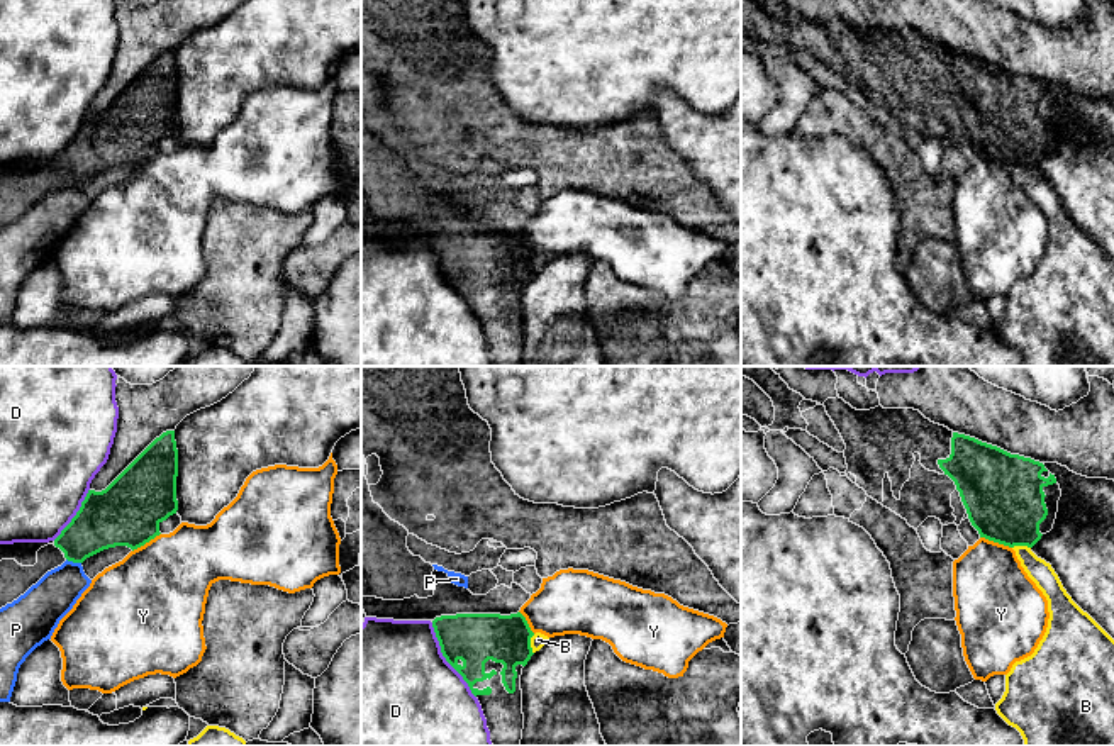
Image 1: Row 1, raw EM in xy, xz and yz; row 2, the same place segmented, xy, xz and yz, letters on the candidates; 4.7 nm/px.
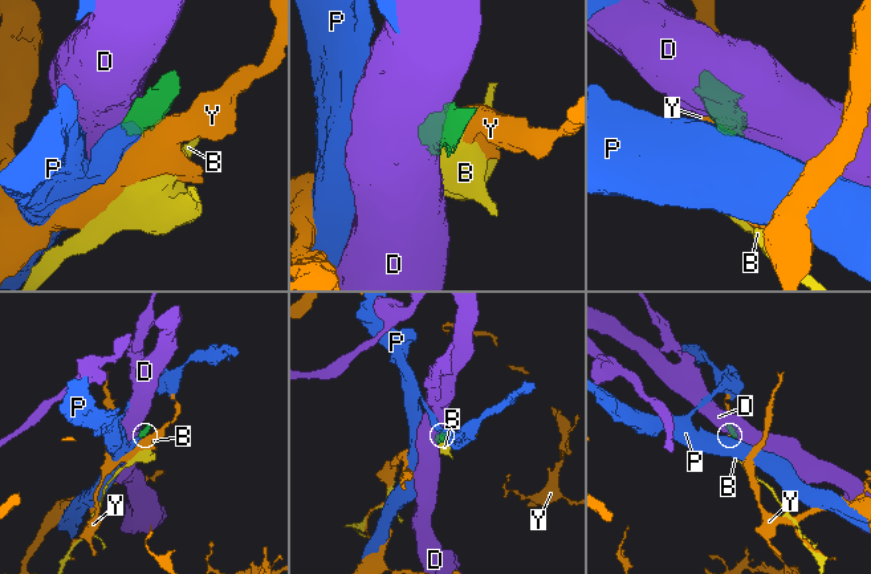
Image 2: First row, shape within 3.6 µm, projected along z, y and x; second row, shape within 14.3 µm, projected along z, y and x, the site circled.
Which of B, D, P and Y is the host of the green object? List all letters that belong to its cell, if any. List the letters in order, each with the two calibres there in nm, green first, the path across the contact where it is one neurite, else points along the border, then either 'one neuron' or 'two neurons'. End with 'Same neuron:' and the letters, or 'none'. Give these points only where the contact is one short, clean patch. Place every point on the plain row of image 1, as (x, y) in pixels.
B: 220 nm thick on the green side, 70 nm on the other; border along xz (534, 255), (531, 258), (533, 273); two neurons
D: 240 nm thick on the green side, 500 nm on the other; two neurons
P: 260 nm thick on the green side, 220 nm on the other; border along xy (66, 178), (80, 183); two neurons
Y: 380 nm thick on the green side, 360 nm on the other; border along yz (980, 156), (1011, 168); two neurons
Same neuron: none

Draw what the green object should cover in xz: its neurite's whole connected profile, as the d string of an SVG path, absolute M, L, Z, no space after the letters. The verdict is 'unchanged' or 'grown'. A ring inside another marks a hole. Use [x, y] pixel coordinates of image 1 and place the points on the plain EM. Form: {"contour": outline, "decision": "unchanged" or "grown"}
{"contour": "M517 232L456 234L432 241L441 273L478 319L493 366L521 366L522 288L531 280L531 251Z", "decision": "grown"}

